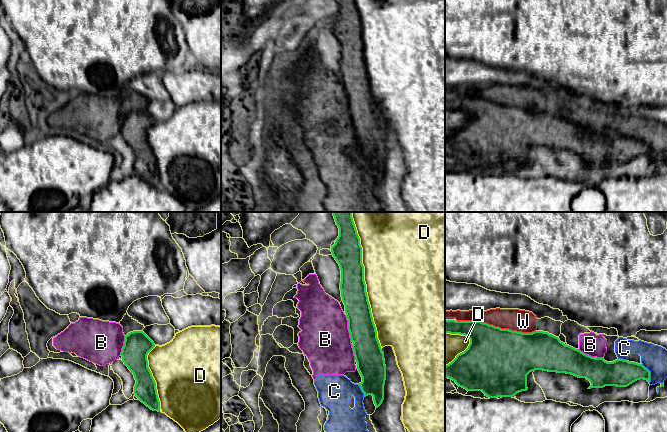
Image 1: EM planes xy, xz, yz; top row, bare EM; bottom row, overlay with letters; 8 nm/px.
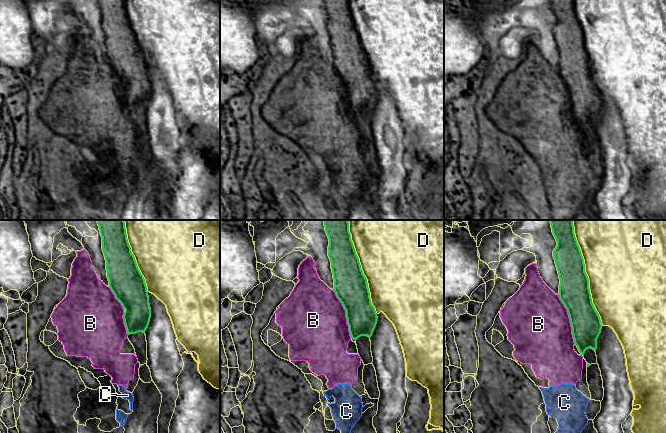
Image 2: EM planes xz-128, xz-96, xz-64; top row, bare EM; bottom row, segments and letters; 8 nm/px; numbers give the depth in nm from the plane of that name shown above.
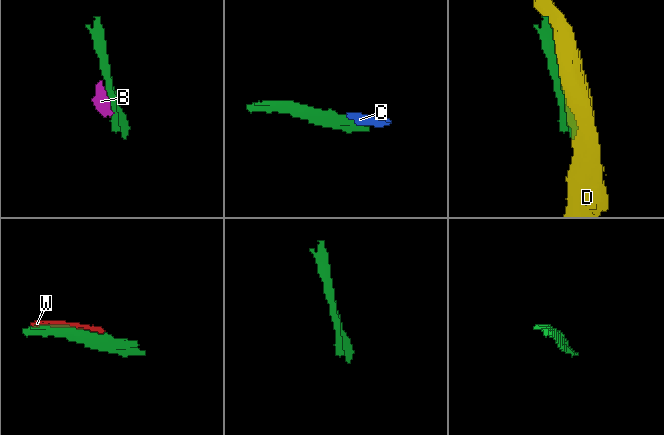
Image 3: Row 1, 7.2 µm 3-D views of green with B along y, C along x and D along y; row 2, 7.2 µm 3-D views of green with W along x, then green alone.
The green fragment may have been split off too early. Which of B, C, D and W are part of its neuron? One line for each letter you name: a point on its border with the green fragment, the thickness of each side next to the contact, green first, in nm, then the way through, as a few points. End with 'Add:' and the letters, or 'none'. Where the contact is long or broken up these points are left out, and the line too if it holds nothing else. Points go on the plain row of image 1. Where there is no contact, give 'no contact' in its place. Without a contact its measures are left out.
Add: none

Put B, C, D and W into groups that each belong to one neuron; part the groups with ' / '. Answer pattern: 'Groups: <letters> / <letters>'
Groups: B C W / D

